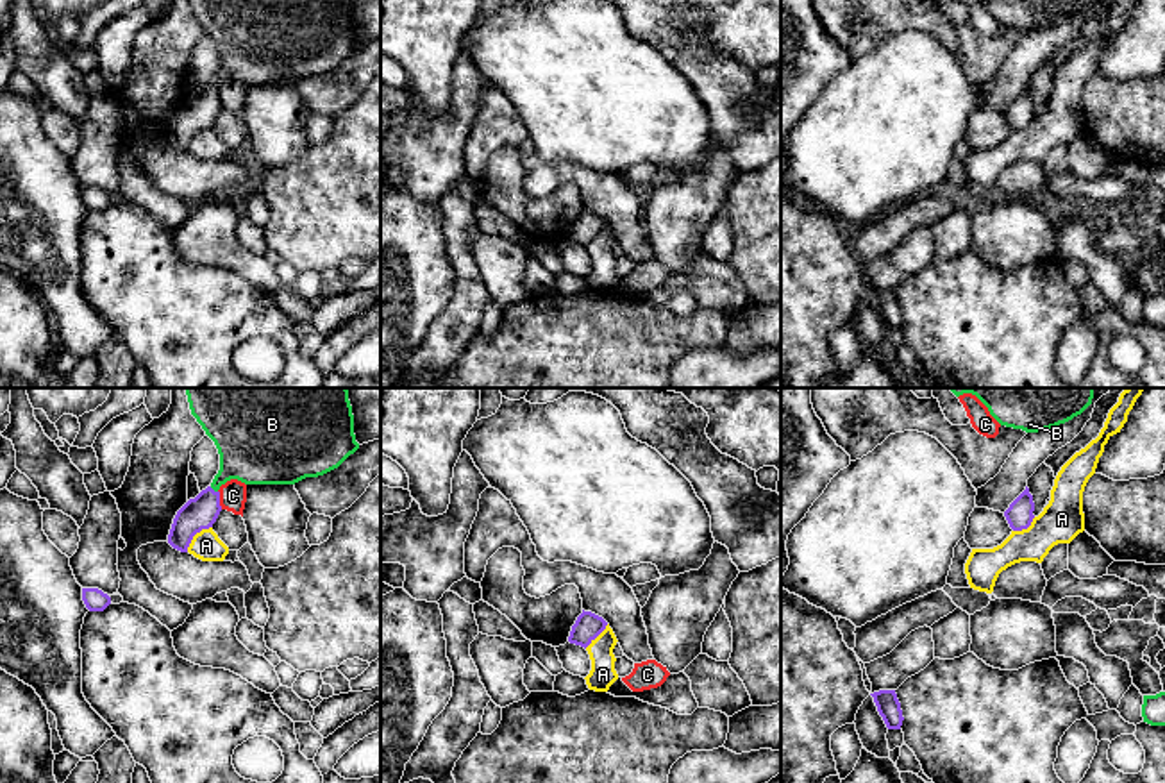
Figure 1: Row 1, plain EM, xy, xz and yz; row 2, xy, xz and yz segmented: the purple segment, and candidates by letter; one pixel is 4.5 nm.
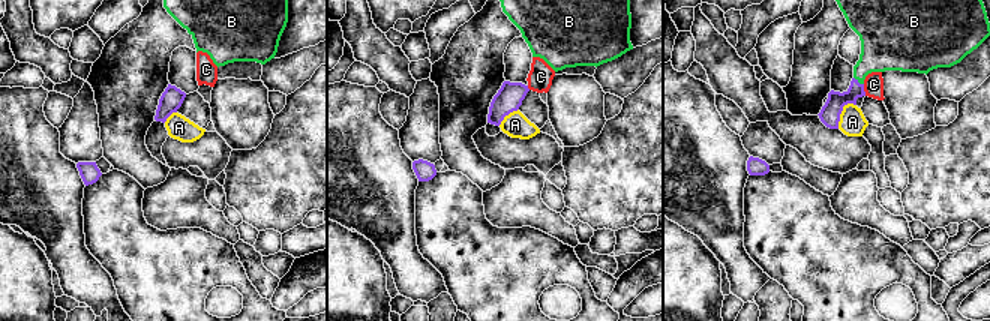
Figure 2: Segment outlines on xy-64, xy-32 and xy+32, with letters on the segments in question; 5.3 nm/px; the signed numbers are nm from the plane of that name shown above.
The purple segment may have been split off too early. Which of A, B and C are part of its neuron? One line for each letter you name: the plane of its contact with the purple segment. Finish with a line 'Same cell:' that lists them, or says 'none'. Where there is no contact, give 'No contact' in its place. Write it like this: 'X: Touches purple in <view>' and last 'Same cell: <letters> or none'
B: Touches purple in xy
Same cell: B

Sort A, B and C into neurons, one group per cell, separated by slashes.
A / B / C

